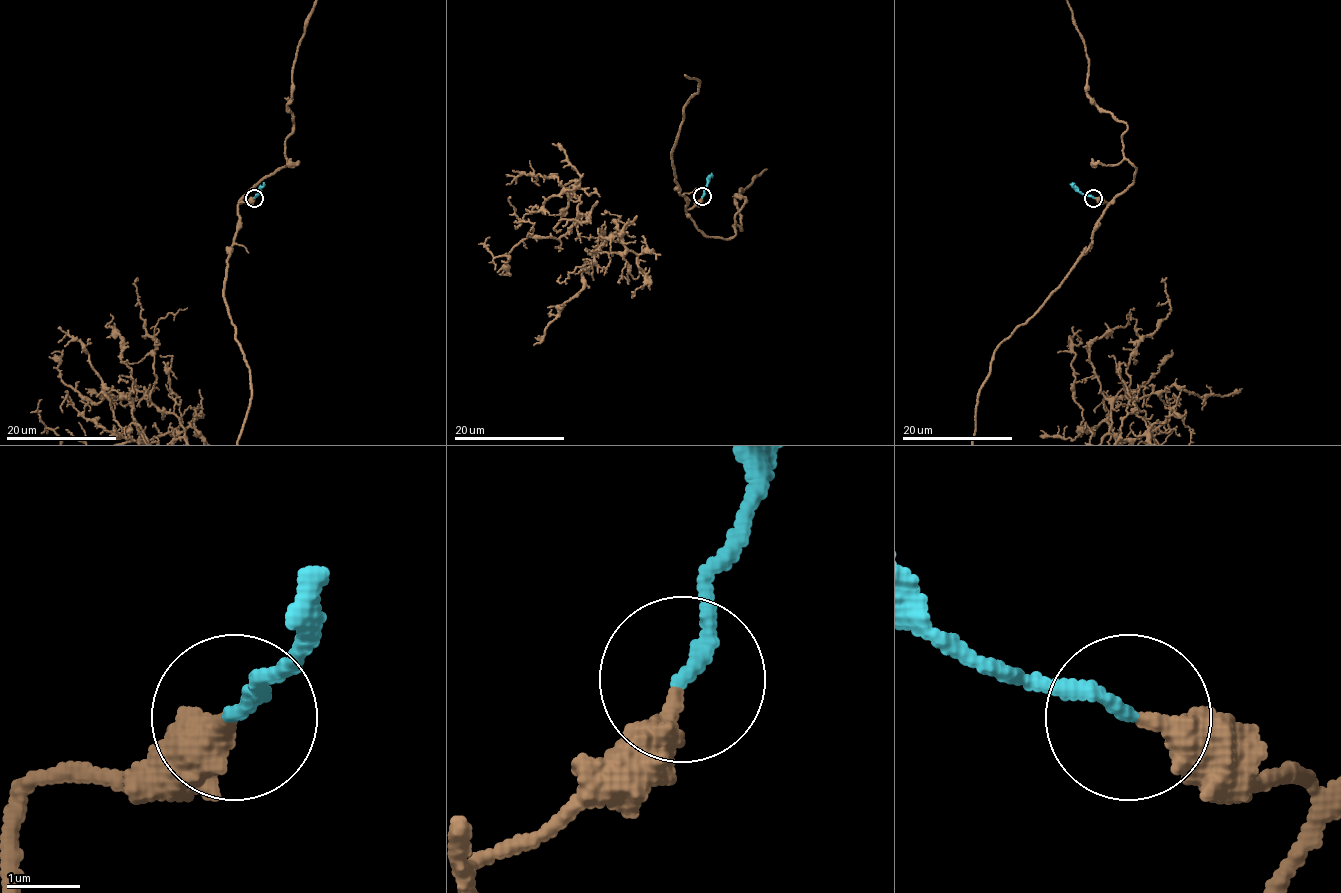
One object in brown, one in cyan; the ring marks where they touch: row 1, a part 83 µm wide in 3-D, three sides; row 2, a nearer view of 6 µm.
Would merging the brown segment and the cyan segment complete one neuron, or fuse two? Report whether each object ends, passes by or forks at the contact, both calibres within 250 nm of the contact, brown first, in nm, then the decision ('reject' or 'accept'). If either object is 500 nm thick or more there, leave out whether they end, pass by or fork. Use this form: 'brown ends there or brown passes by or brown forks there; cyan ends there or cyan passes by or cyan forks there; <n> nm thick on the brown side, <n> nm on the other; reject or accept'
brown ends there; cyan ends there; 360 nm thick on the brown side, 200 nm on the other; accept

